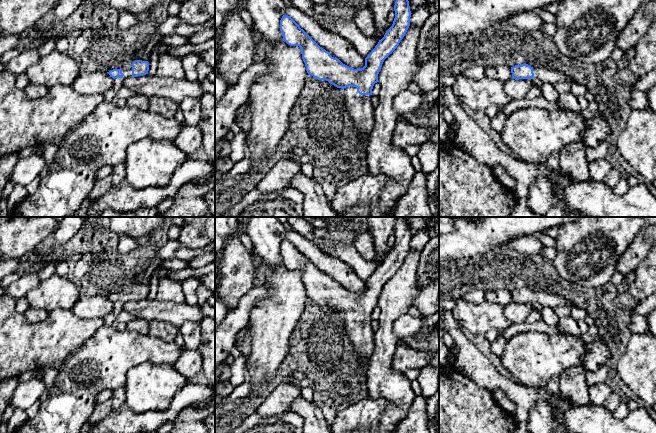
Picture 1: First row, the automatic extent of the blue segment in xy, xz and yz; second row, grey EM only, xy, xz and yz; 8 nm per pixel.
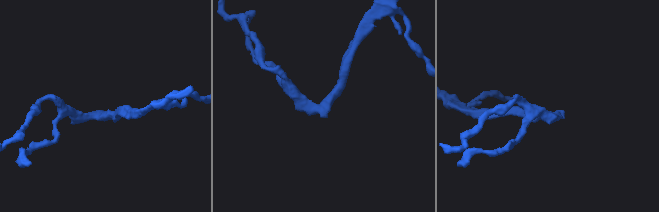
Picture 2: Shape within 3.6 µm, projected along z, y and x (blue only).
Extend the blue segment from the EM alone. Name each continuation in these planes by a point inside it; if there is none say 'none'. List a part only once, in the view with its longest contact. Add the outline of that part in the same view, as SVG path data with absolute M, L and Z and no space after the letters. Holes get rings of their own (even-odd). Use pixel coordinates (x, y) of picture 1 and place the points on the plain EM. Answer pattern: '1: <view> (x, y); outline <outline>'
1: xz (361, 336); outline M349 310L343 313L342 321L356 355L368 364L374 349L372 319L361 319L356 311Z

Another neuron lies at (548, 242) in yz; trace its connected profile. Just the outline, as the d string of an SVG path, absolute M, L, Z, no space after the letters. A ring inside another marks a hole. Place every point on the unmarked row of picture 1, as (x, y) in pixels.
M545 232L535 235L545 248L554 248L556 245L555 238L548 236Z

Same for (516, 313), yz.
M510 303L504 306L503 313L511 324L524 322L532 312L532 303Z

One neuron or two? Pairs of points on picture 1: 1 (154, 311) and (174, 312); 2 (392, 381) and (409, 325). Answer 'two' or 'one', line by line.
1: one
2: two

